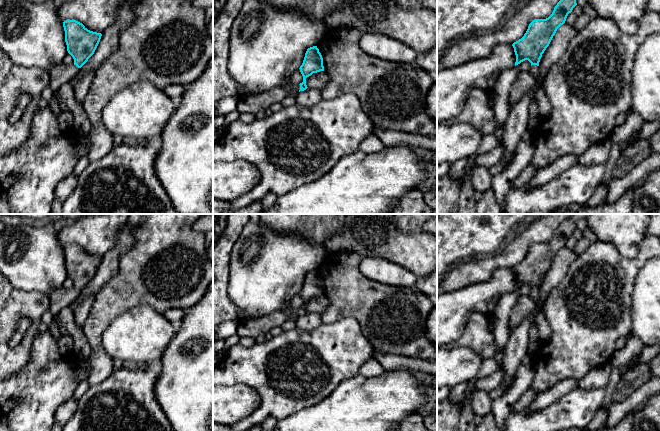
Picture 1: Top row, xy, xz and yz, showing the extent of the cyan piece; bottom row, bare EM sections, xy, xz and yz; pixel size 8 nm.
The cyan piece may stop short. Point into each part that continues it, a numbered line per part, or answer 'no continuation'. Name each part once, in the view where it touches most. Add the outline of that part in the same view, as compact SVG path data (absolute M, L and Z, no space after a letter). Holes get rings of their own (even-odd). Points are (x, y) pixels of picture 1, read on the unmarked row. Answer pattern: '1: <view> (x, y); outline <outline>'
1: yz (534, 293); outline M532 289L529 293L530 297L536 302L538 299L538 295L539 295L539 290L537 289Z

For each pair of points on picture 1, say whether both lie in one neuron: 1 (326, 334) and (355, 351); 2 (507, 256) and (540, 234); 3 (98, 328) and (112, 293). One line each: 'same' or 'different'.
1: same
2: same
3: same

